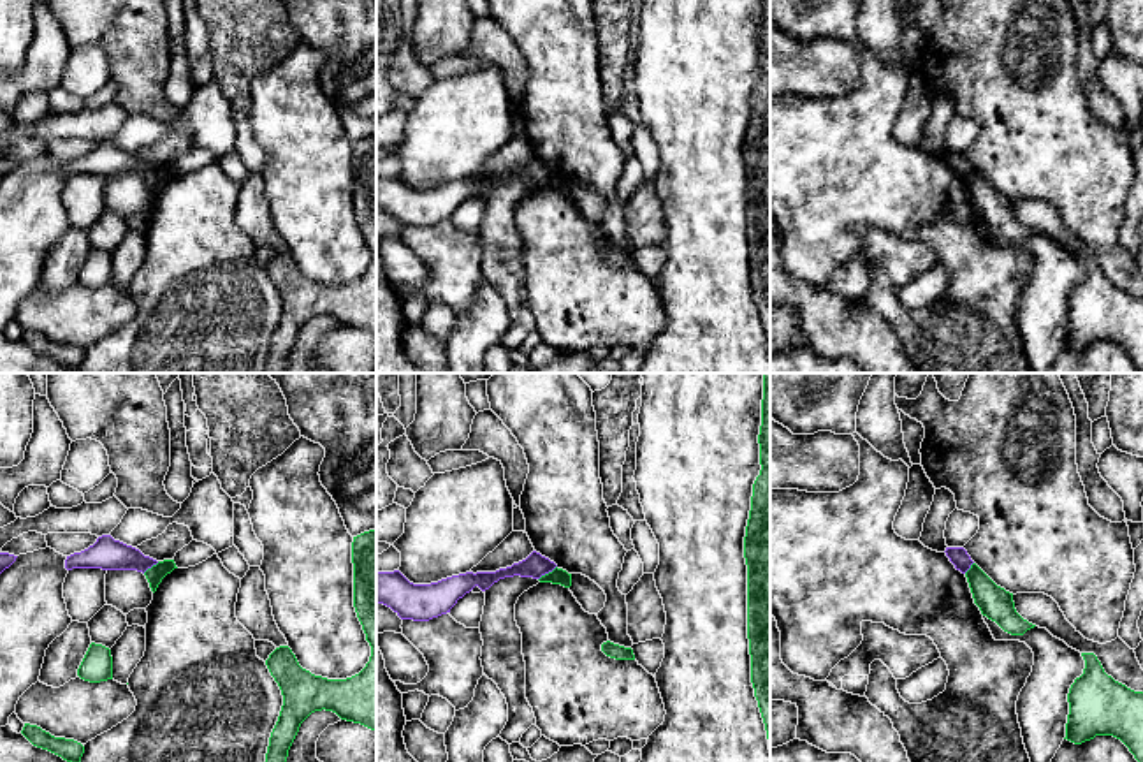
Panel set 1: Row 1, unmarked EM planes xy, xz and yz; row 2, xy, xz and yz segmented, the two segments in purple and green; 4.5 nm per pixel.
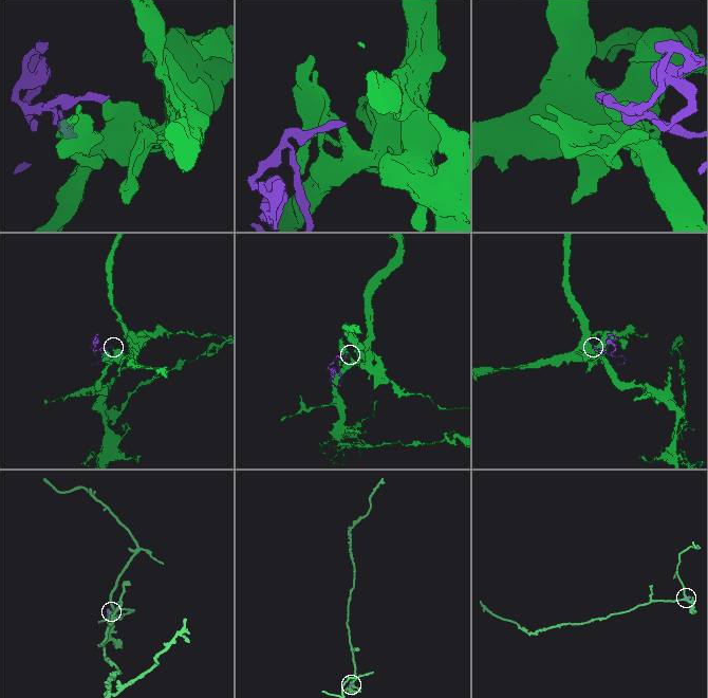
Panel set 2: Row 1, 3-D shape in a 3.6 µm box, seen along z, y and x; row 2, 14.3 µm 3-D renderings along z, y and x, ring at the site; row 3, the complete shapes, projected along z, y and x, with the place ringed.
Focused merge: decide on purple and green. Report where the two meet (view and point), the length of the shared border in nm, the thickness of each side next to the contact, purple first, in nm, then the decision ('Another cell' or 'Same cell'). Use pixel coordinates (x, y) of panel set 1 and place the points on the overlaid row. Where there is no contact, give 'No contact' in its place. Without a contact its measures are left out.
Touches purple at xz (547, 572). Shared border 110 nm. Thickness 110 nm (purple) against 80 nm. Another cell

